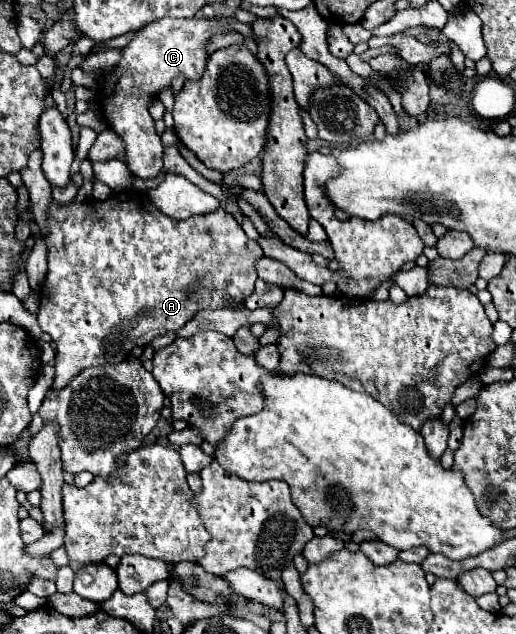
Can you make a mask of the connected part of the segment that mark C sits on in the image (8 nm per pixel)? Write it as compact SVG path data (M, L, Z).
M194 16L194 18L162 18L156 22L146 24L142 30L136 32L136 36L132 38L132 42L122 48L122 58L120 62L114 66L112 70L112 78L106 80L100 88L100 106L102 106L102 116L106 120L106 124L110 128L114 128L114 132L120 134L120 138L124 138L126 144L126 162L128 168L132 170L134 176L138 178L156 178L162 172L162 144L160 144L160 136L154 130L154 120L148 112L150 102L154 100L154 96L168 88L172 84L174 78L184 78L184 80L200 80L208 62L208 42L214 34L230 34L234 32L226 22L226 18L202 18L202 16Z

